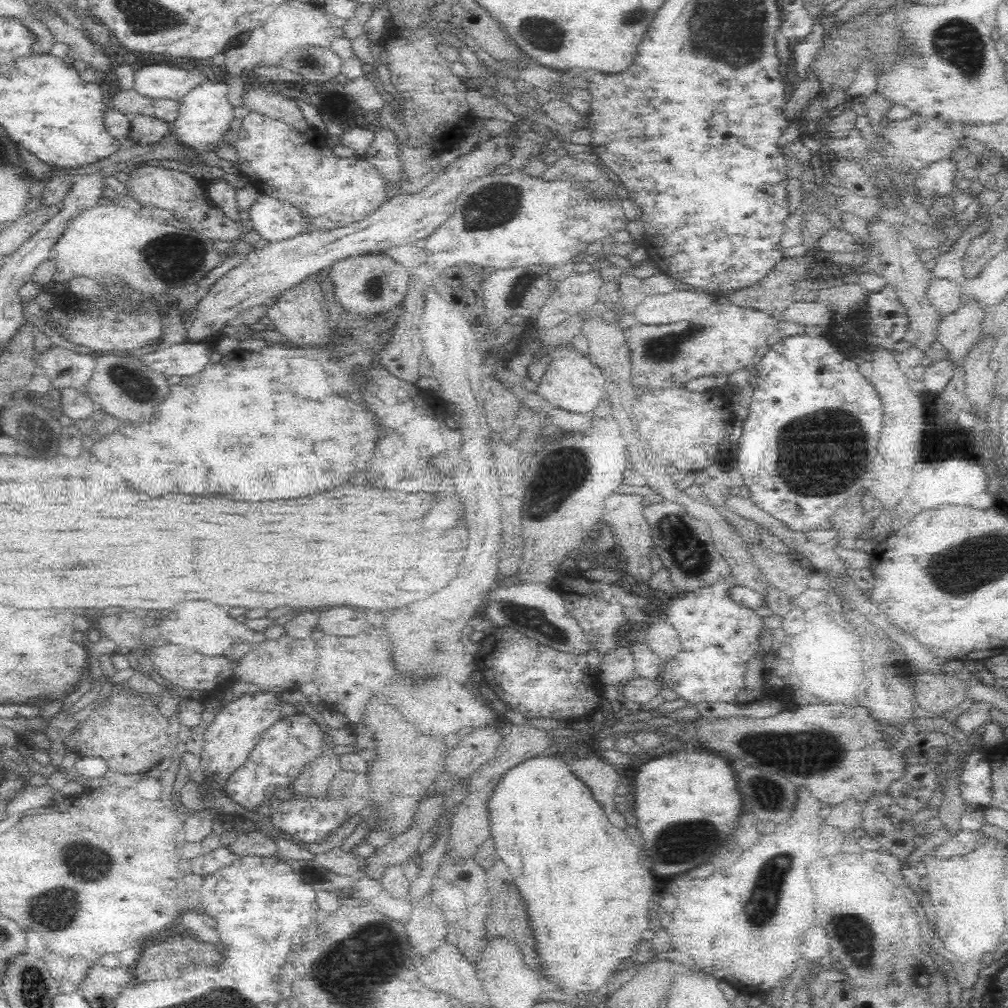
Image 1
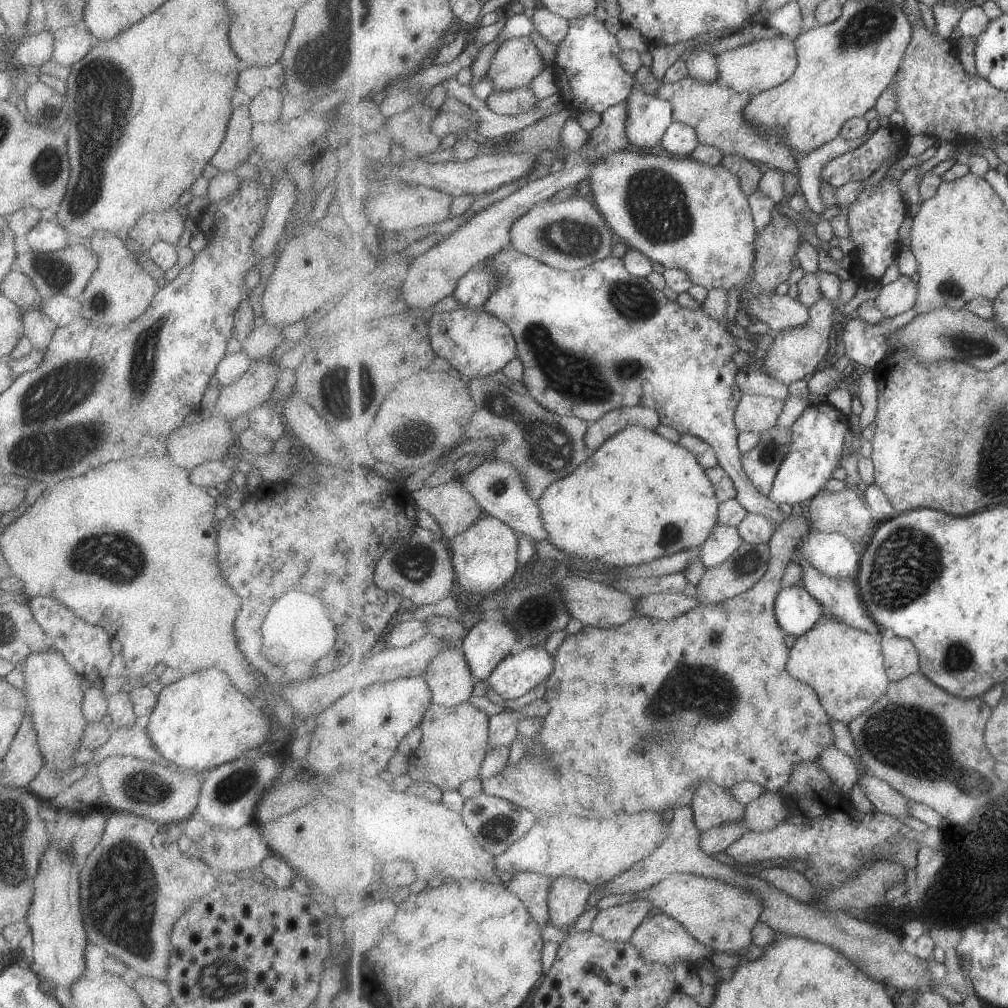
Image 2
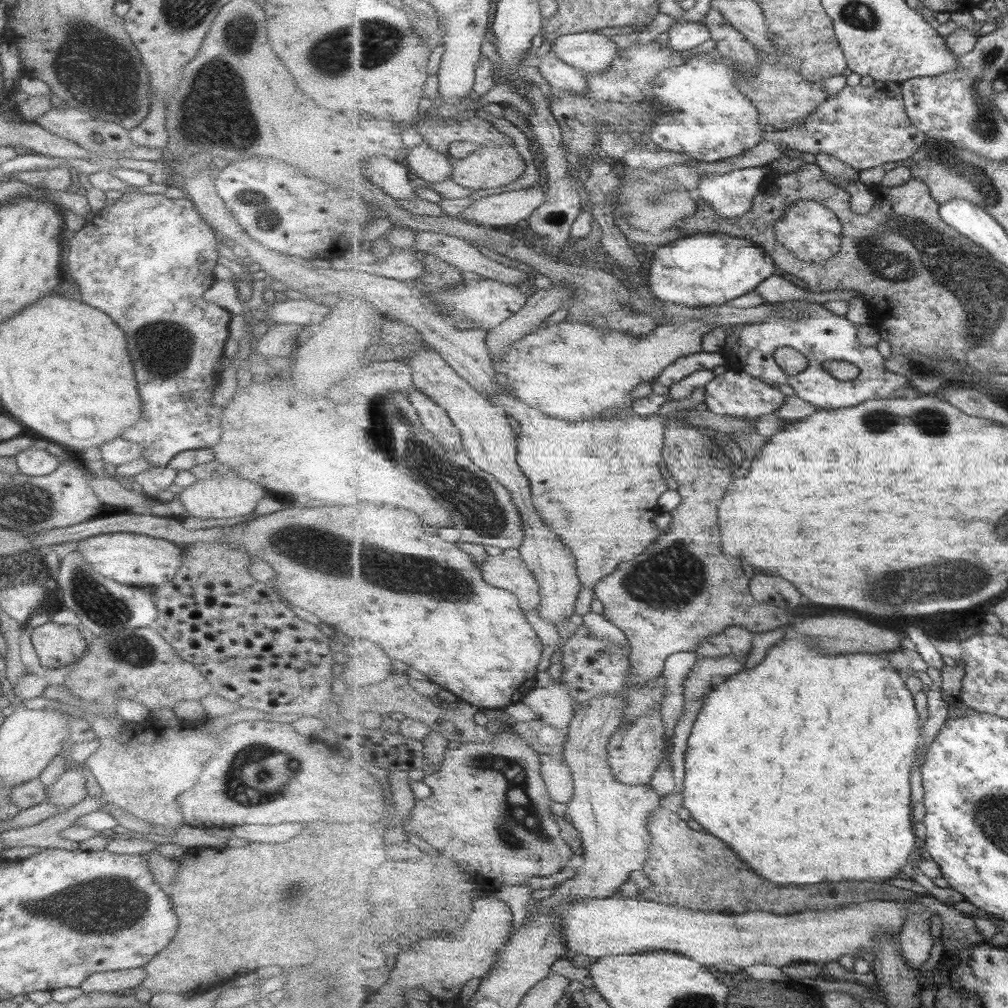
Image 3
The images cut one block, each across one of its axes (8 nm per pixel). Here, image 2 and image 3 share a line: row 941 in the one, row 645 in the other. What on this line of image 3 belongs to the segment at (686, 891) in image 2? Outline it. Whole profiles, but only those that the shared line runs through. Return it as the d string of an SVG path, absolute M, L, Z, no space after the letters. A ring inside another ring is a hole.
M728 627L722 634L707 637L699 643L698 658L717 658L733 654L743 658L751 652L755 633L742 627Z

